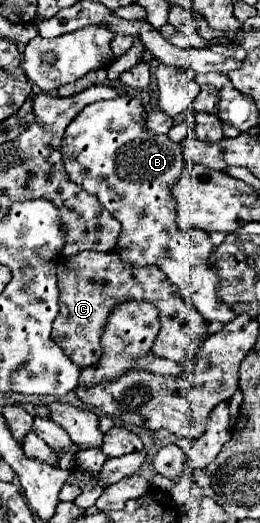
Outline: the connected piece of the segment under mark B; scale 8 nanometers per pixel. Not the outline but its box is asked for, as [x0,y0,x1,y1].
[62,96,236,322]

